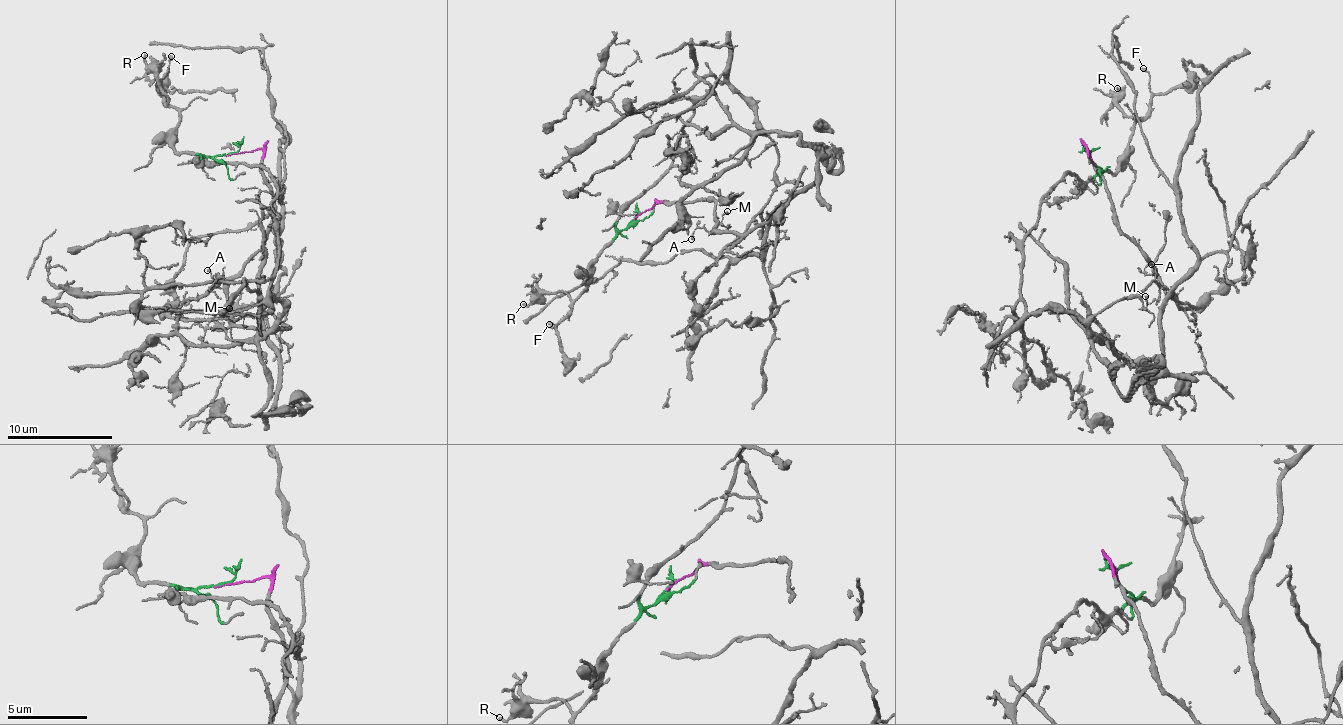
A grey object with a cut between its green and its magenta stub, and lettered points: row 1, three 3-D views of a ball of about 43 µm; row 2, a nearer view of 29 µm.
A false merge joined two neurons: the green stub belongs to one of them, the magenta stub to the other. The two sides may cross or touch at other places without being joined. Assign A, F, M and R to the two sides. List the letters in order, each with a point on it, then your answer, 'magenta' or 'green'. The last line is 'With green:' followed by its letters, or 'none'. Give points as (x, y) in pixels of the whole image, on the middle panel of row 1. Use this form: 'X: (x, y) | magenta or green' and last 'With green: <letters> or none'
A: (691, 239) | magenta
F: (549, 324) | green
M: (727, 211) | magenta
R: (523, 304) | green
With green: F, R

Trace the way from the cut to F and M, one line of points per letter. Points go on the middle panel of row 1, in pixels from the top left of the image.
F: (636, 215), (590, 264), (591, 275), (570, 310), (557, 325), (548, 324)
M: (636, 215), (661, 202), (705, 197), (715, 202), (715, 229), (730, 228), (721, 216), (727, 211)

